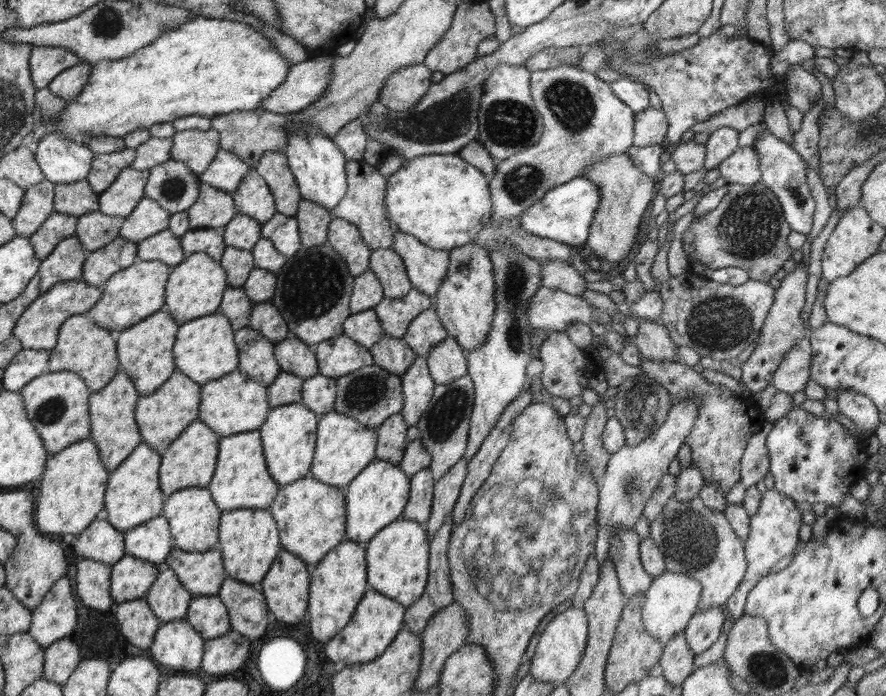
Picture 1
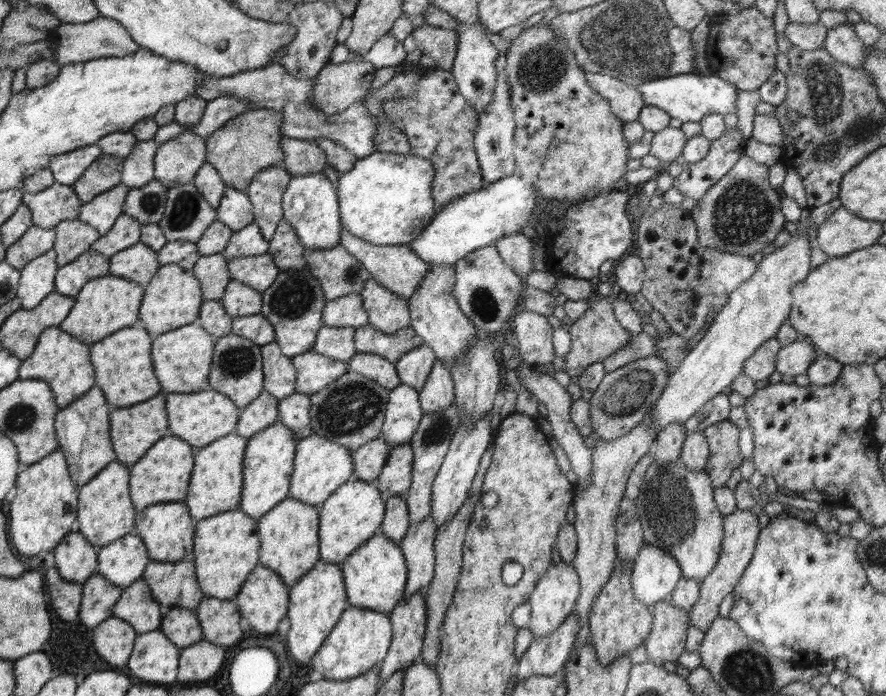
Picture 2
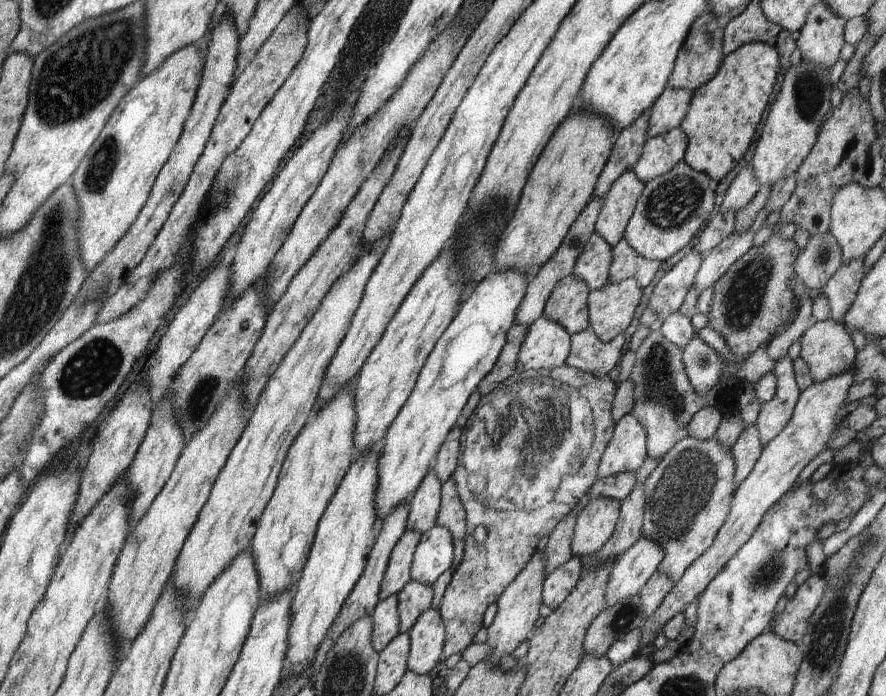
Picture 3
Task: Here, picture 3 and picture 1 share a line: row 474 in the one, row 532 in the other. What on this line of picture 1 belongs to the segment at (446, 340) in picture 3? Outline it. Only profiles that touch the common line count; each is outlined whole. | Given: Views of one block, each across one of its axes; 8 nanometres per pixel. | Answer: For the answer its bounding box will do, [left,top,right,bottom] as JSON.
[366,518,430,608]

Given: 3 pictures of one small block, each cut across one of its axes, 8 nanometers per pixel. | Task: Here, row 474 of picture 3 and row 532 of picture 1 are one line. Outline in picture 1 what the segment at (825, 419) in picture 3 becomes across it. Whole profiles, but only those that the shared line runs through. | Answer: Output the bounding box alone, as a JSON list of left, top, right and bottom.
[723,489,803,621]

